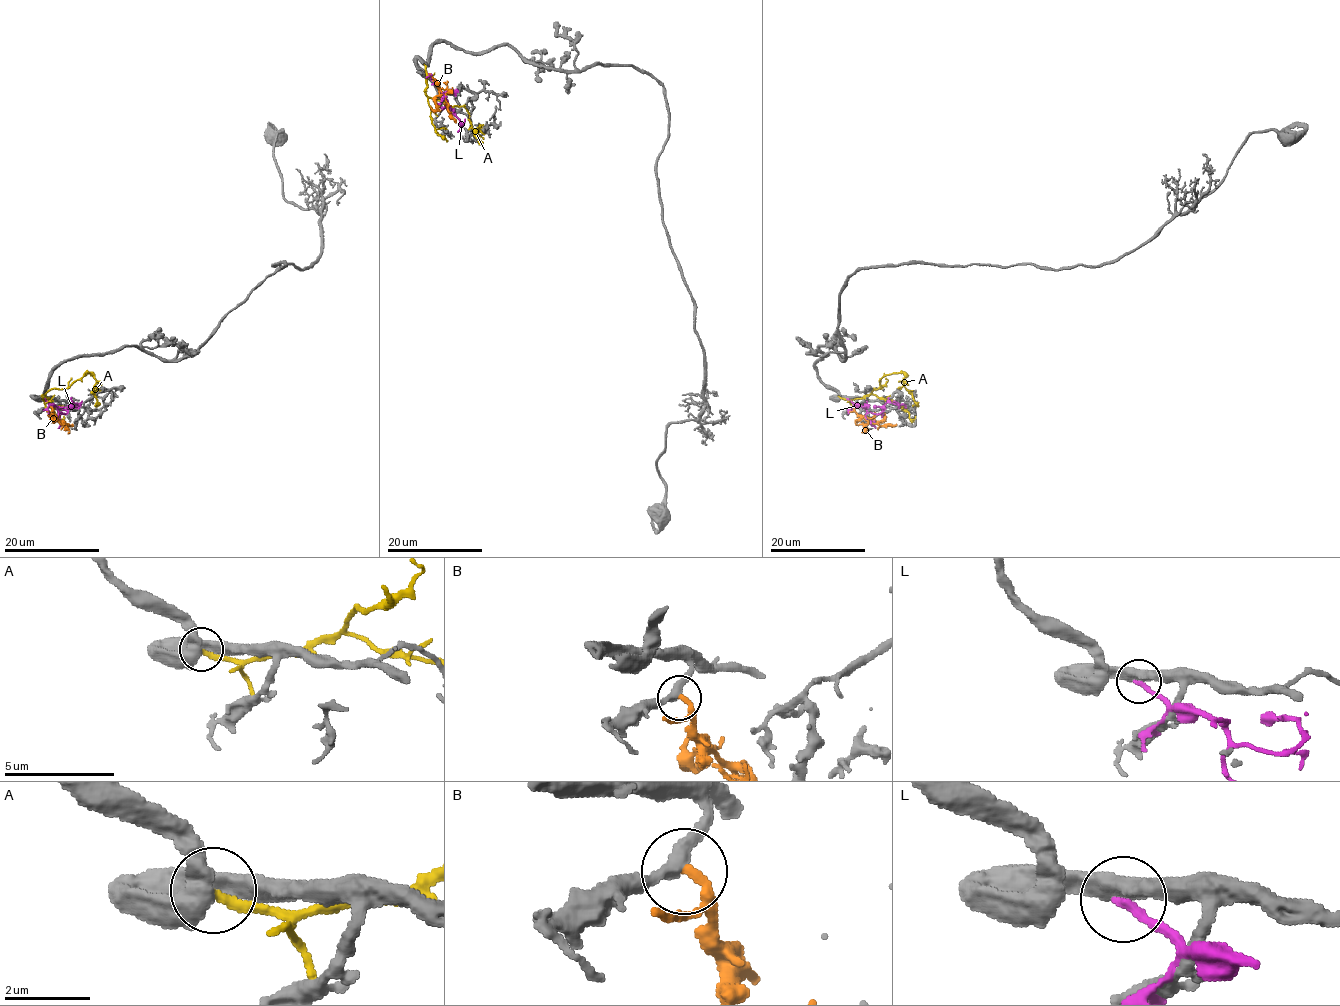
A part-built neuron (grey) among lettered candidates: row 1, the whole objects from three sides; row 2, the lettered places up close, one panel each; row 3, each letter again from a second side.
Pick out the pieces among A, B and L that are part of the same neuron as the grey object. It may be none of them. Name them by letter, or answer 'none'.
B

